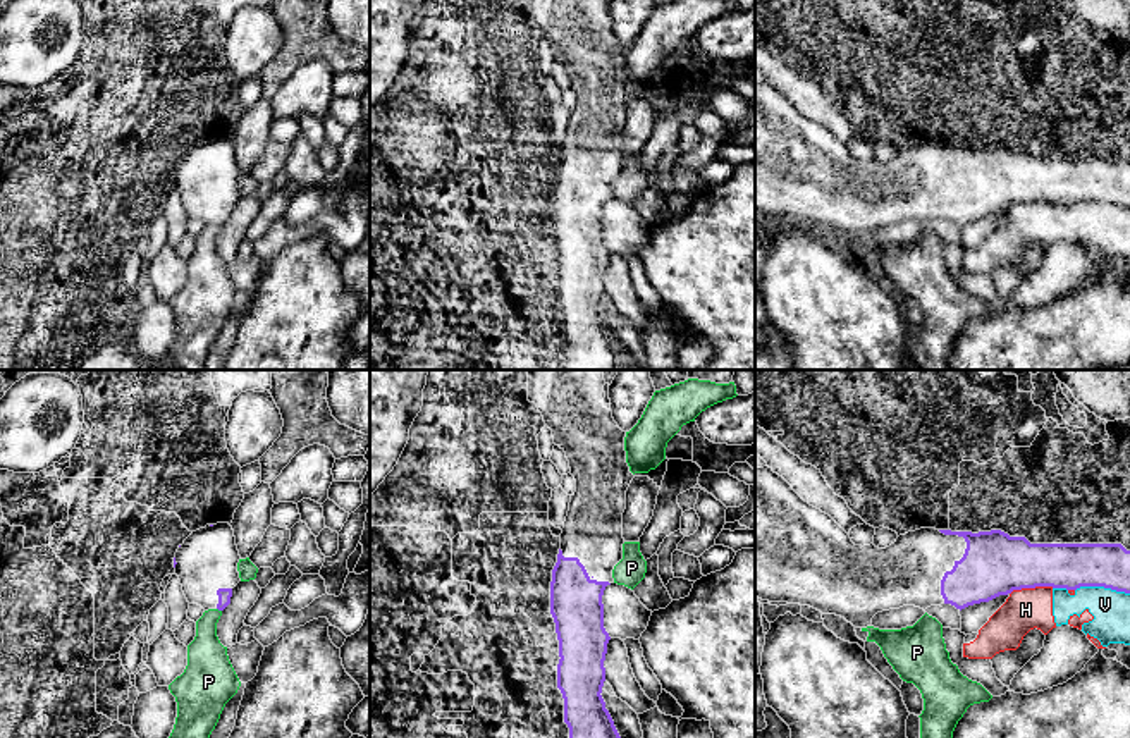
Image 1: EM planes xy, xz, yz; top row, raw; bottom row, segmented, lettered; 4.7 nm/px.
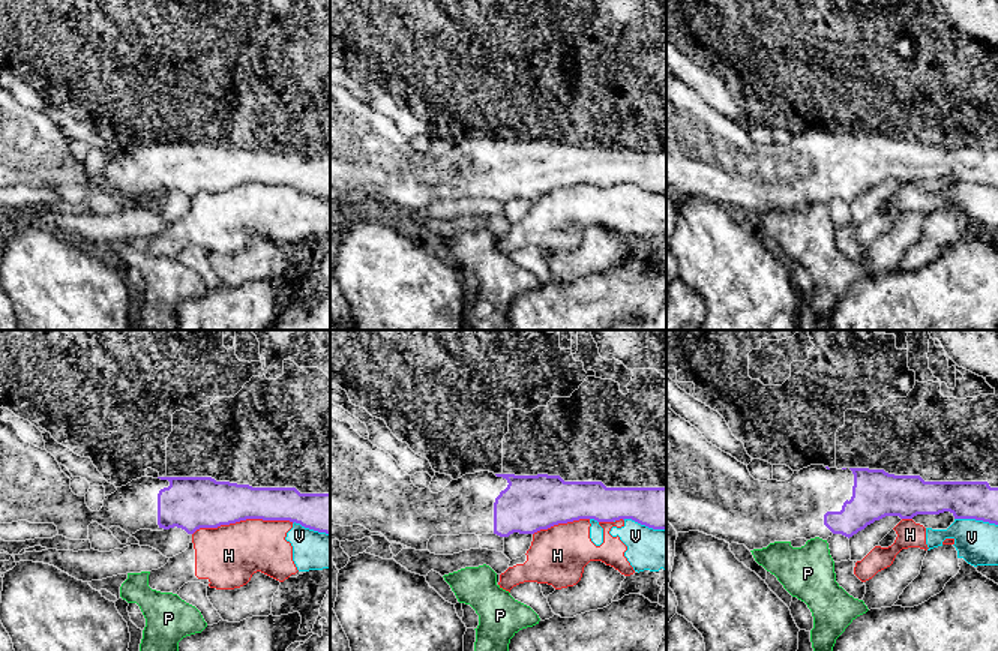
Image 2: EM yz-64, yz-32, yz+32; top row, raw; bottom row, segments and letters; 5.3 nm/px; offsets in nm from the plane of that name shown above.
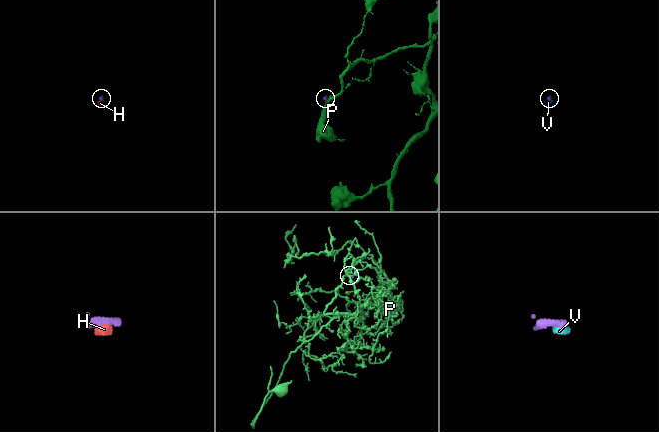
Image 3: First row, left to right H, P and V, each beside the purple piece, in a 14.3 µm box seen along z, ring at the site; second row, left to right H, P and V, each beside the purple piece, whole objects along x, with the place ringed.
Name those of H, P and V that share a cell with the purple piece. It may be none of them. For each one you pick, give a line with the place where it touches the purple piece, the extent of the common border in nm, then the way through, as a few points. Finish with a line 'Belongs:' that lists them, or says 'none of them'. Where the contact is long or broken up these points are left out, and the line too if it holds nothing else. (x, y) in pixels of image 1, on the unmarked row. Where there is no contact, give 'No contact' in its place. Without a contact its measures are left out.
Belongs: none of them

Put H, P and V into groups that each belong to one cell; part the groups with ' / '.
H V / P

